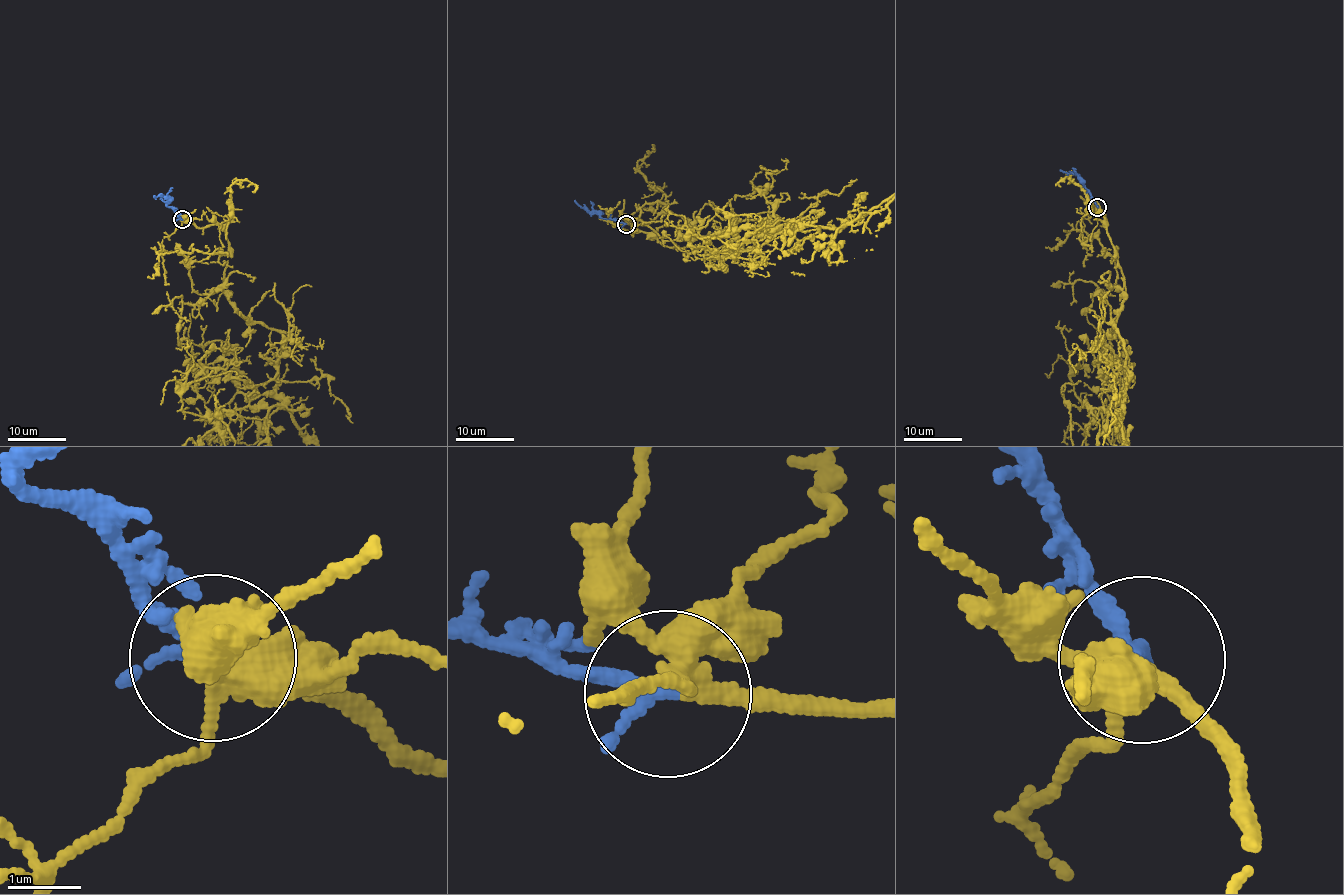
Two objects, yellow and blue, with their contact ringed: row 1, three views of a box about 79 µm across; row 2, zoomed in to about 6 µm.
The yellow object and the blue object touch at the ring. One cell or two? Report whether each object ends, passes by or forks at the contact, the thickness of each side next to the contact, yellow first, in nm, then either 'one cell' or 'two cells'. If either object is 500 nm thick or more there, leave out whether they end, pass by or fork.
yellow forks; blue passes by; calibres 170 and 170 nm; one cell

